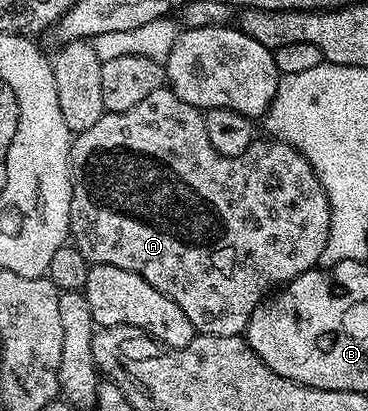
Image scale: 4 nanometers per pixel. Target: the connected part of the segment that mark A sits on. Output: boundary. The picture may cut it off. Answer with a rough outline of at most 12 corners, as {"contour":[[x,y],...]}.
{"contour":[[169,86],[70,145],[70,239],[242,335],[322,263],[281,139],[218,155]]}

